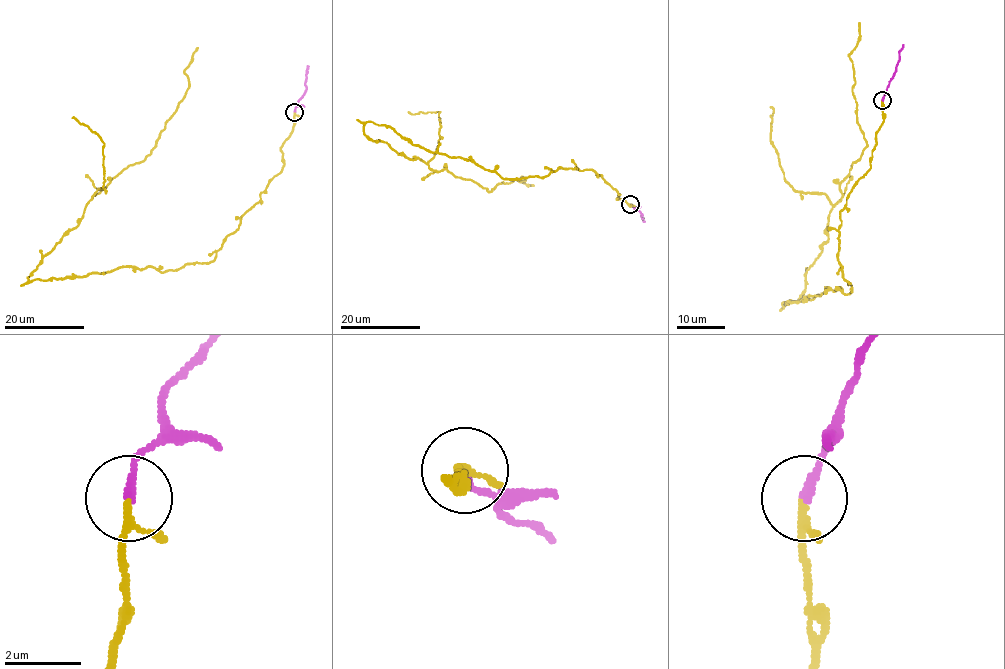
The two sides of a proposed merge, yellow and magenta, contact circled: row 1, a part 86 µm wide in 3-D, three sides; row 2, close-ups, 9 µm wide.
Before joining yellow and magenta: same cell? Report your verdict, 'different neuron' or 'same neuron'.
same neuron

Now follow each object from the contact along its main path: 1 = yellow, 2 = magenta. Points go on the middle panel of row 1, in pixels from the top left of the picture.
1: (631, 204), (592, 170), (502, 179), (366, 123), (364, 134), (373, 141), (488, 191), (520, 178), (533, 185)
2: (631, 204), (642, 214), (643, 222)

